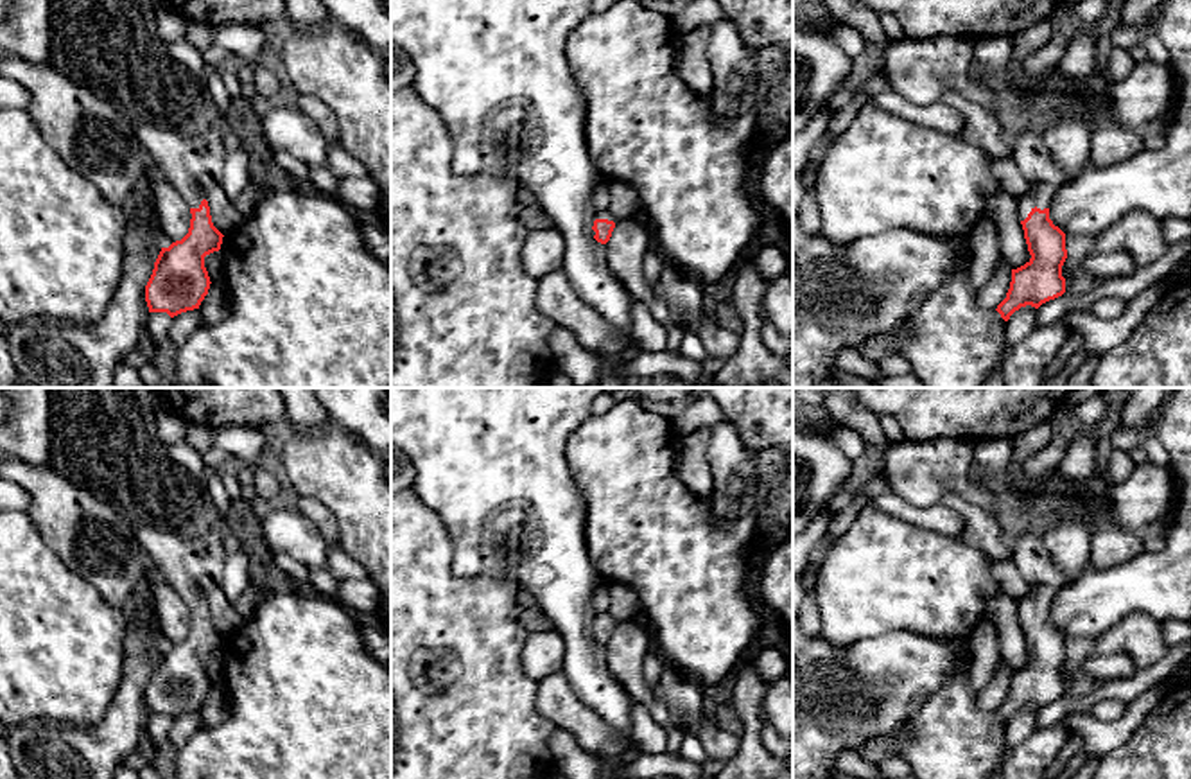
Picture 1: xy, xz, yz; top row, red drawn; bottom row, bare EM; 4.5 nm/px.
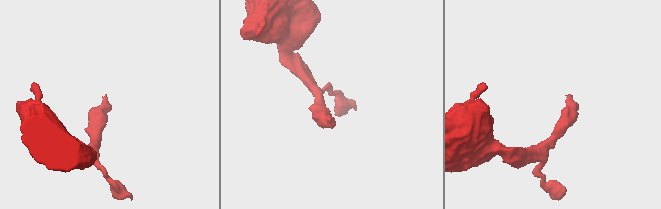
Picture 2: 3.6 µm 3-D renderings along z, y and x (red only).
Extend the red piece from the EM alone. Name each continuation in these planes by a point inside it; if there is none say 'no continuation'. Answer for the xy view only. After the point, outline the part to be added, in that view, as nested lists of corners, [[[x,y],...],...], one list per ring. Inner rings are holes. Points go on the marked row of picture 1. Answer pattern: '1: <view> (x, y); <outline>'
1: xy (191, 164); [[[210,68],[201,88],[212,113],[204,131],[178,135],[152,122],[135,126],[154,169],[187,199],[190,208],[199,208],[206,188],[221,181],[228,154],[224,138],[230,131],[226,113],[231,93],[226,90],[221,70]]]

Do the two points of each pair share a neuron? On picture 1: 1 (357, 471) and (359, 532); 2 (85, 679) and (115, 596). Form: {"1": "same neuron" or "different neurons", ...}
{"1": "same neuron", "2": "different neurons"}

